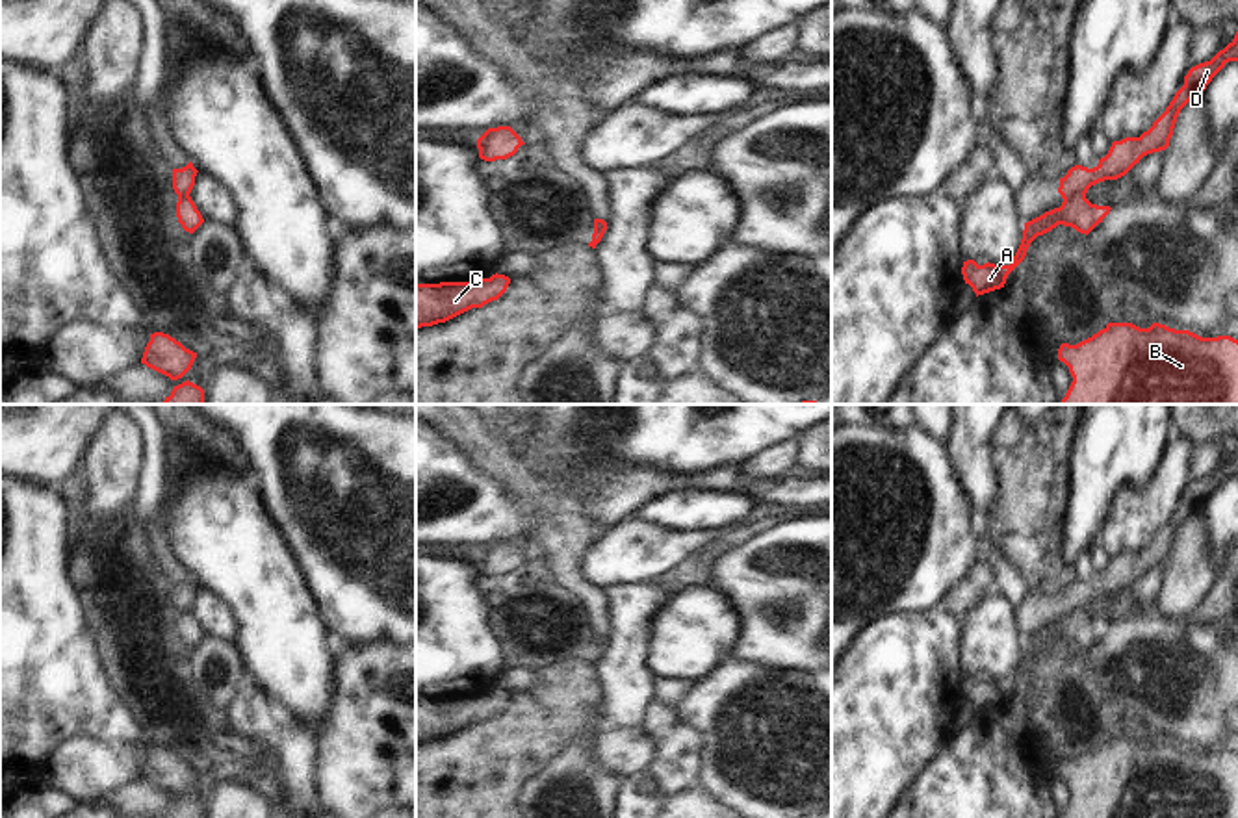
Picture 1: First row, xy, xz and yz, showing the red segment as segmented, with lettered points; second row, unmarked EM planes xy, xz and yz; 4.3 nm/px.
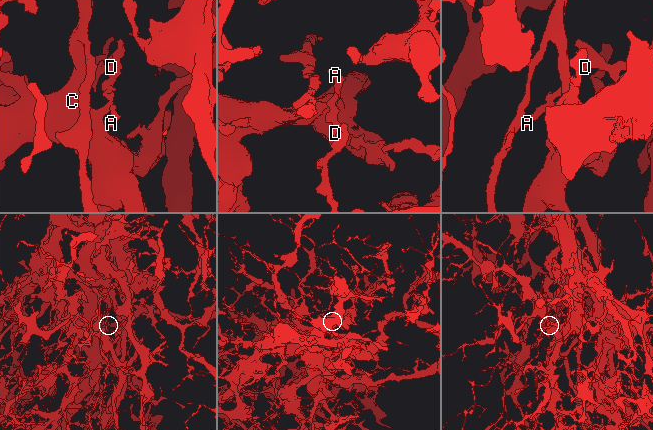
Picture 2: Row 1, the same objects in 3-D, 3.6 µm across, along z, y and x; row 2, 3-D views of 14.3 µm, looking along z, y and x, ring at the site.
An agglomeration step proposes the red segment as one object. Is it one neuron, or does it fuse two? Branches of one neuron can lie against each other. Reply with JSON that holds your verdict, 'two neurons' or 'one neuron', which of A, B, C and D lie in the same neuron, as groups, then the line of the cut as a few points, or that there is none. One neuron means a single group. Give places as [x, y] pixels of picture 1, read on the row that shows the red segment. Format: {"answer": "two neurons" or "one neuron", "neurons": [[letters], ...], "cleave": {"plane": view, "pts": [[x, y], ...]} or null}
{"answer": "two neurons", "neurons": [["A", "B", "C"], ["D"]], "cleave": {"plane": "yz", "pts": [[1084, 195], [1073, 195], [1064, 201]]}}

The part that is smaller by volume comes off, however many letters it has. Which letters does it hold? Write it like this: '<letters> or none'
D

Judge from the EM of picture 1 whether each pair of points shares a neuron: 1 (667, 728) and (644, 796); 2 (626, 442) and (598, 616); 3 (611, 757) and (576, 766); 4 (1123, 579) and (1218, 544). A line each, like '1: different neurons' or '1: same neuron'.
1: same neuron
2: different neurons
3: different neurons
4: different neurons

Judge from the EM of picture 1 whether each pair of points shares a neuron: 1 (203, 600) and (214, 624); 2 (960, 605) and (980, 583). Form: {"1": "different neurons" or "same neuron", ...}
{"1": "same neuron", "2": "same neuron"}

